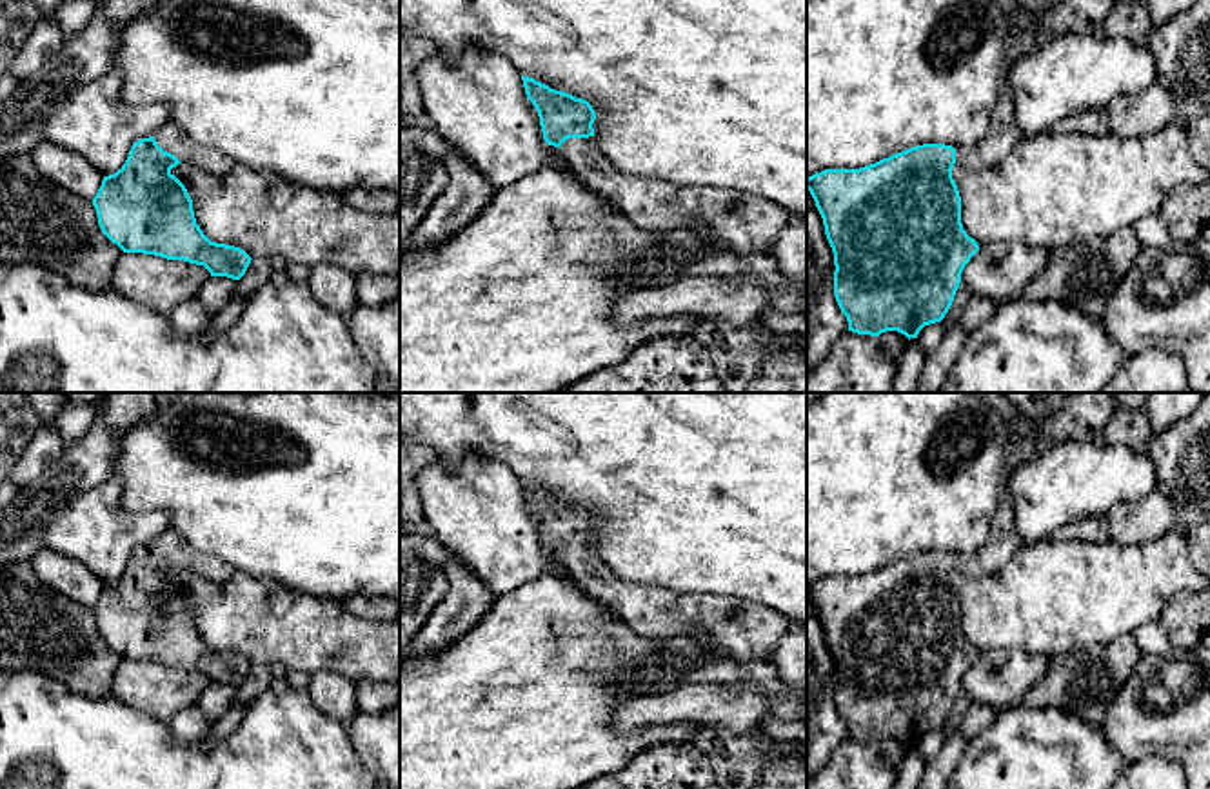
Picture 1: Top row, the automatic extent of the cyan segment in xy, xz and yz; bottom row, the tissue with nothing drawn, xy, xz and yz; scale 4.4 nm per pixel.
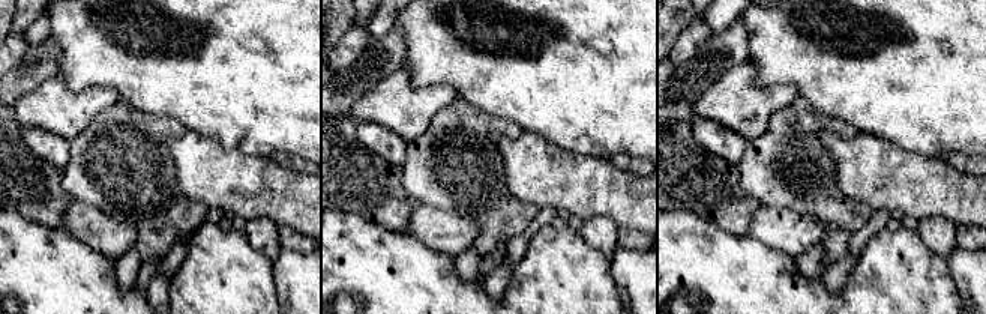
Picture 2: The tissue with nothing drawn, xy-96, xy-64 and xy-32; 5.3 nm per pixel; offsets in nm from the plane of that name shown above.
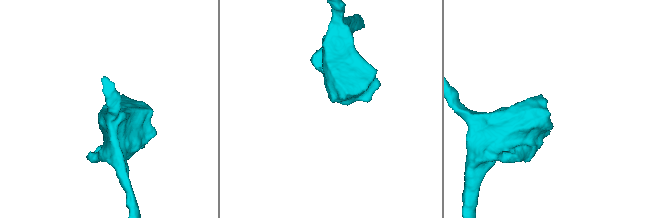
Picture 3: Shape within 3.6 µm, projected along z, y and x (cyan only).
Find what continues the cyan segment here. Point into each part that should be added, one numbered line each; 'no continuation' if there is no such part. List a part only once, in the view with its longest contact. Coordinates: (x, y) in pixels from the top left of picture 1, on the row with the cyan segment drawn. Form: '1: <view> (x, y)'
1: xz (743, 224)

